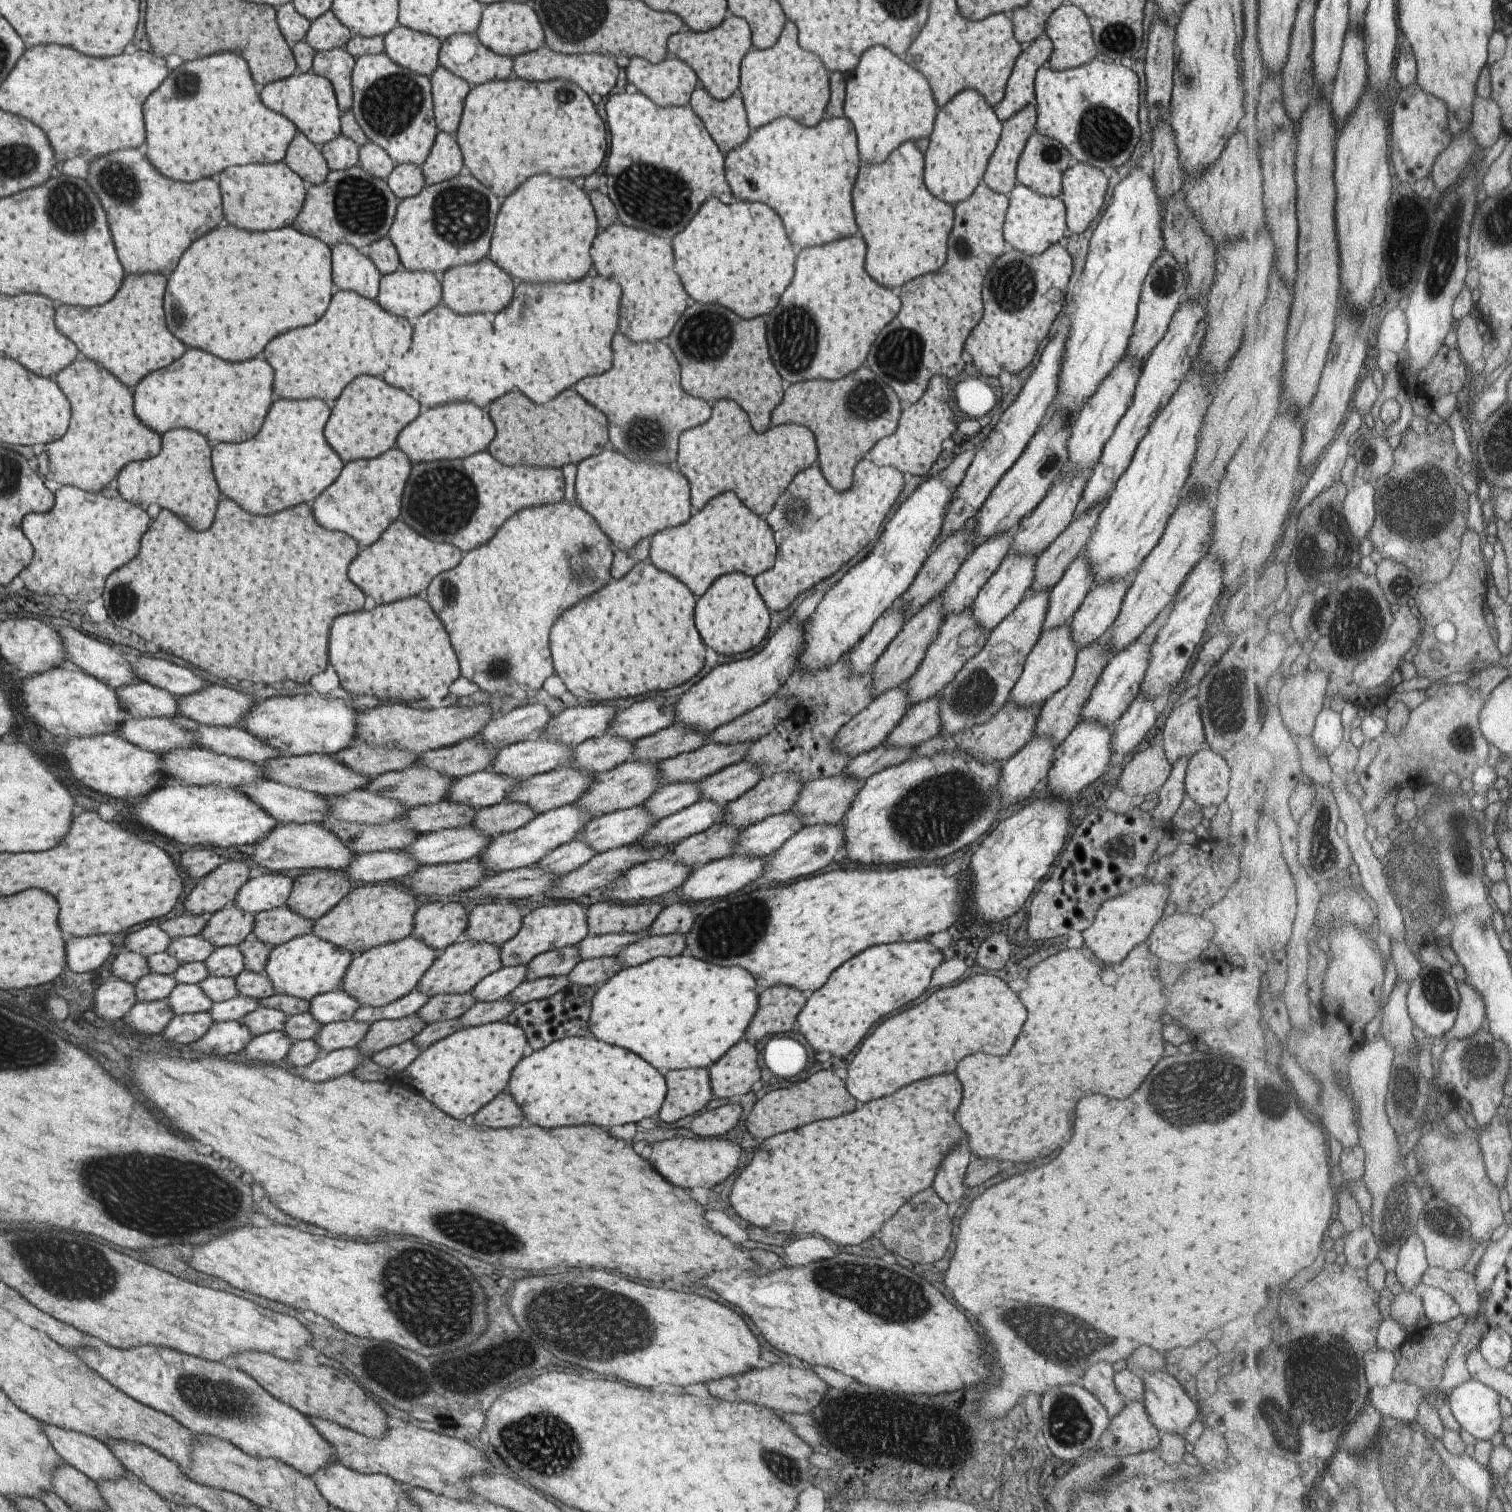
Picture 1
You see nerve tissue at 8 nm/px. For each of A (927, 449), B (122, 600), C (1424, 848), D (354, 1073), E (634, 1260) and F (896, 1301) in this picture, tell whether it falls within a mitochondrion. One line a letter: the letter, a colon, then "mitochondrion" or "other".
A: other
B: mitochondrion
C: mitochondrion
D: other
E: other
F: mitochondrion

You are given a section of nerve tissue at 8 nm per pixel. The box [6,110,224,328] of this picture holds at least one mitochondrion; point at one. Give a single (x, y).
(69, 210)

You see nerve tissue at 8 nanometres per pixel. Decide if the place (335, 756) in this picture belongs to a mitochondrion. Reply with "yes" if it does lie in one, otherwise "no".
no

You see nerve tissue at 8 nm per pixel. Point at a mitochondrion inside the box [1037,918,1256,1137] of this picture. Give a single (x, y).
(1238, 1099)

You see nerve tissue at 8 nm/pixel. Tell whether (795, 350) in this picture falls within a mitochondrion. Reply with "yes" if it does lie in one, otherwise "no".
yes

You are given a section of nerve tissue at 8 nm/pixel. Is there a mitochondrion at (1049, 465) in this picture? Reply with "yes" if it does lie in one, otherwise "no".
no

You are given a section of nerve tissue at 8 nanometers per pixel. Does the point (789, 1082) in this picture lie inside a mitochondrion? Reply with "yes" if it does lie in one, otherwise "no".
no

